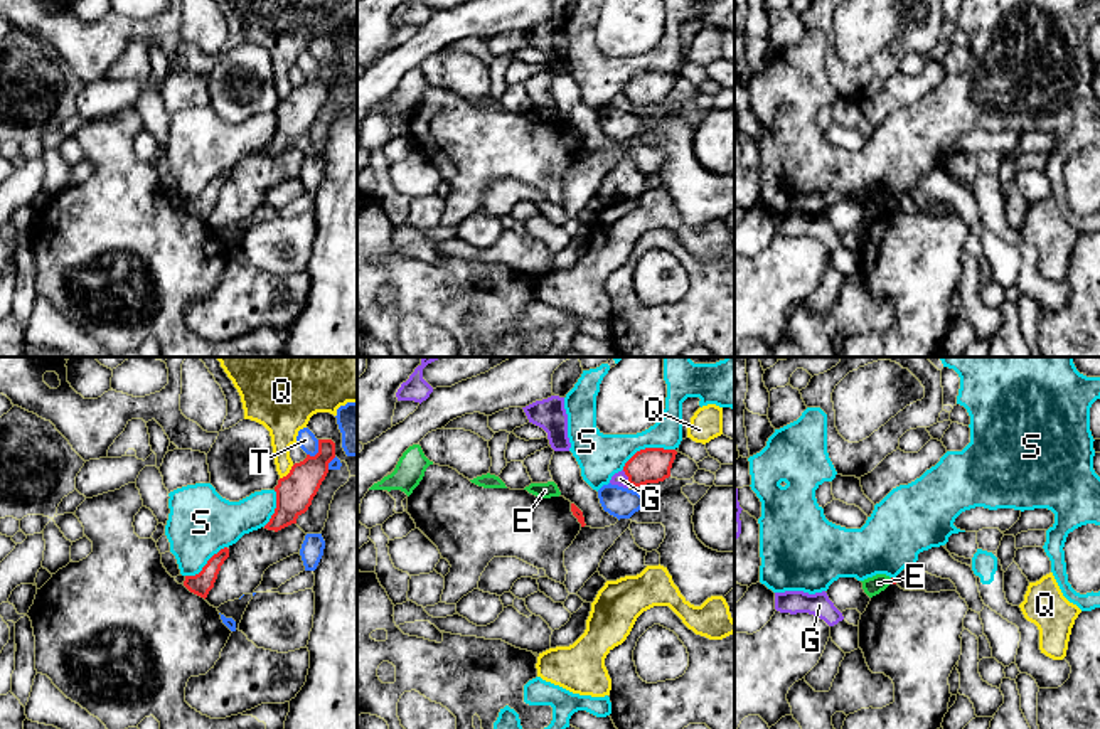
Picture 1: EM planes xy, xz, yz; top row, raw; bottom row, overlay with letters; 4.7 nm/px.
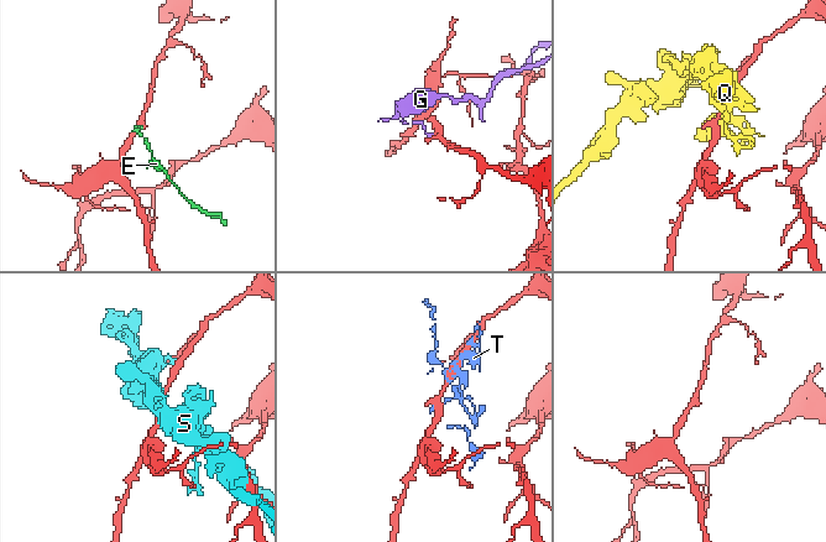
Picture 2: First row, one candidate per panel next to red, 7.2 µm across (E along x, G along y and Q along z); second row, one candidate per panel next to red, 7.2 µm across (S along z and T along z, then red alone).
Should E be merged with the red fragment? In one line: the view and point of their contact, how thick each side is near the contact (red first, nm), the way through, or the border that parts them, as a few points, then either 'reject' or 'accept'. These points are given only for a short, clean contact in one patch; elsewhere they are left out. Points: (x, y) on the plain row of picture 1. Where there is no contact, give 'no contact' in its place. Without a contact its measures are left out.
meets red in yz at (890, 204); 30 nm thick on the red side, 90 nm on the other; border along yz (891, 201), (888, 206); reject

